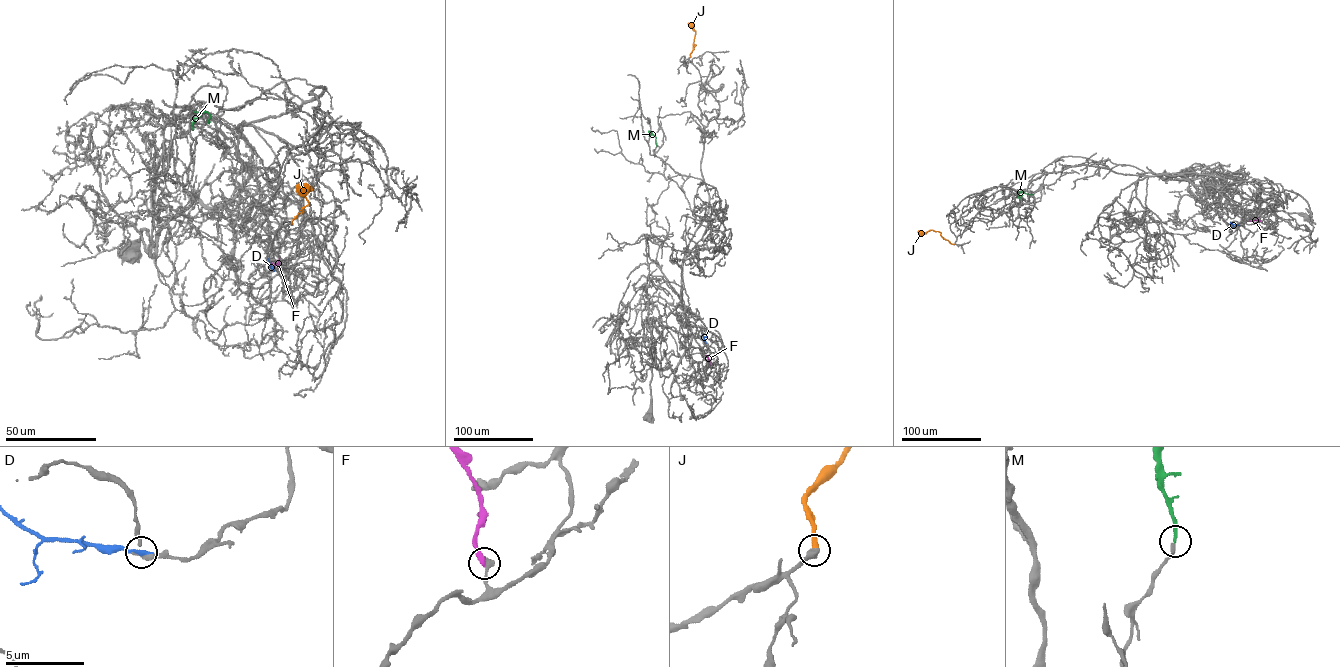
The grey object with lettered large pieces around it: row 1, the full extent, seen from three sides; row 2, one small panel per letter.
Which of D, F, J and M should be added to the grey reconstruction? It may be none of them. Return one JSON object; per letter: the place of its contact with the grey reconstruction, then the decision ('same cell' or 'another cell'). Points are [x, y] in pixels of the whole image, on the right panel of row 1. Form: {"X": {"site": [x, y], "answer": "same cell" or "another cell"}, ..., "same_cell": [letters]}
{"D": {"site": [1238, 225], "answer": "another cell"}, "F": {"site": [1260, 221], "answer": "another cell"}, "J": {"site": [953, 244], "answer": "another cell"}, "M": {"site": [1033, 194], "answer": "another cell"}, "same_cell": []}

